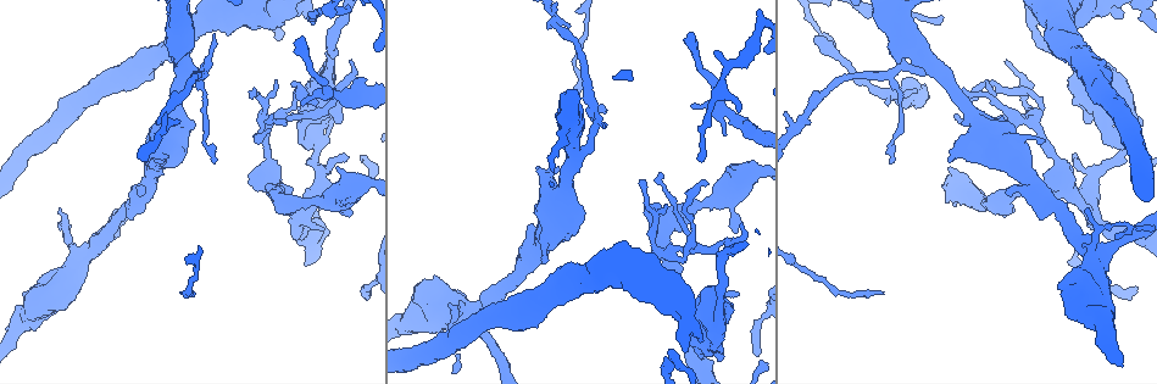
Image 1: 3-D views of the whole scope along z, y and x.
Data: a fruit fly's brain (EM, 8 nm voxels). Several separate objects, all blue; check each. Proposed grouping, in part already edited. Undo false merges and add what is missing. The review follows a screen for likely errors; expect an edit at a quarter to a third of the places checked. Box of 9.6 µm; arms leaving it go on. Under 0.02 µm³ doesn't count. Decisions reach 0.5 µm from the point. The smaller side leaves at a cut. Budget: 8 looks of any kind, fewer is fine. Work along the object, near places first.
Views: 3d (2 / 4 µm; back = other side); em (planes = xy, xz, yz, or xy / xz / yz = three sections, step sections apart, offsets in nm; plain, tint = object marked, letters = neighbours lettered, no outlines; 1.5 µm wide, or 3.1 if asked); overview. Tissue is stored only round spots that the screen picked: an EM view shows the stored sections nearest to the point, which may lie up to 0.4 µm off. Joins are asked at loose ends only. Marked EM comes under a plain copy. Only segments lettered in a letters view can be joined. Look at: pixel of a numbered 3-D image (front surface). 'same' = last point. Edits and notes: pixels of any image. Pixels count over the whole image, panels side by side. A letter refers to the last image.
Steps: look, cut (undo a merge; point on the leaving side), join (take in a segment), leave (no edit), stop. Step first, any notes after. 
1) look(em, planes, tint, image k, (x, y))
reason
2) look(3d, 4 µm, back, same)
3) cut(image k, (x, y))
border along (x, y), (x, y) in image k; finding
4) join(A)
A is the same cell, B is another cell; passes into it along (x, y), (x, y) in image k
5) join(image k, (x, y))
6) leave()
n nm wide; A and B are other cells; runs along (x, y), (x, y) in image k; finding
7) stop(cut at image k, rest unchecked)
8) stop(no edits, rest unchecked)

look(em, xy, step 8, tint, image 1, (61, 208))

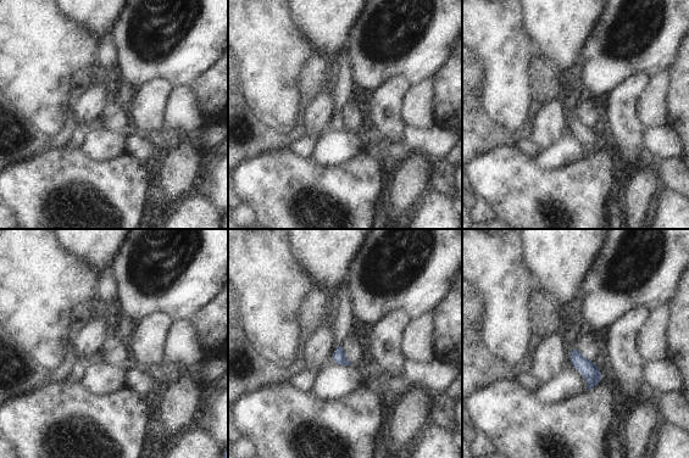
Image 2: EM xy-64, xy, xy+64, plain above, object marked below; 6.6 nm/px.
look(em, planes, letters, same)
cut it another way

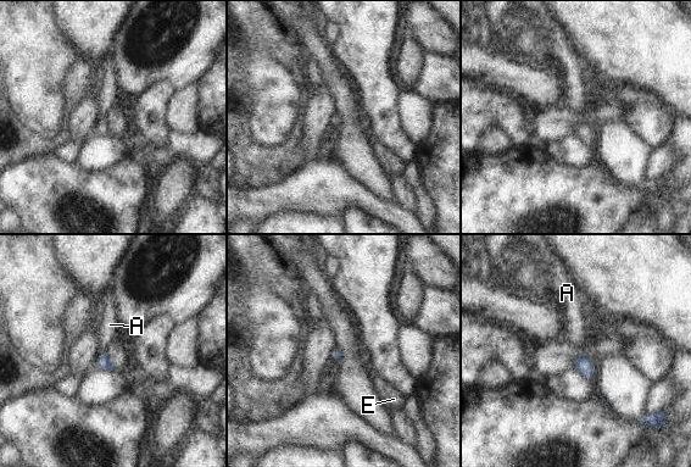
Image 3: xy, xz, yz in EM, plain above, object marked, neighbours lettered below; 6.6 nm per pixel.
join(A)
A is the same cell, E is another cell; passes into it along (104, 362), (105, 349), (110, 324) in image 3; it goes on there

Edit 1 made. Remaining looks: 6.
look(overview)

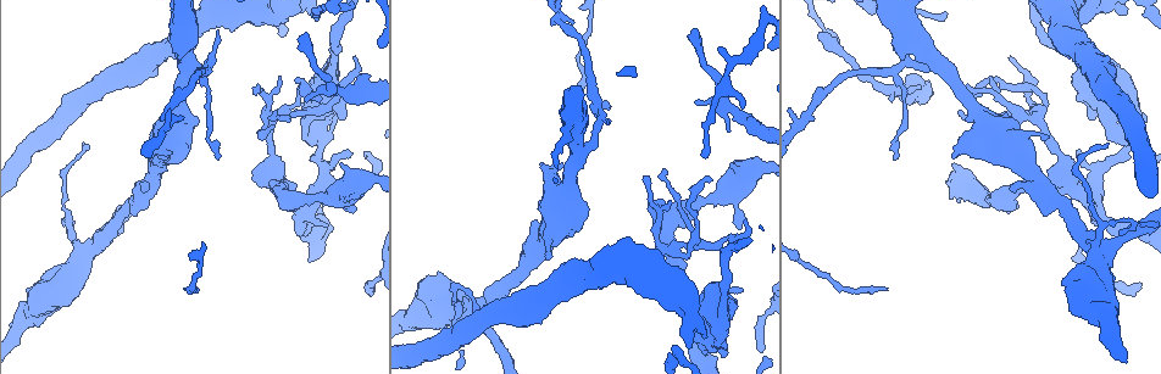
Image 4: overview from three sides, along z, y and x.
look(em, planes, letters, image 4, (609, 123))
an open end

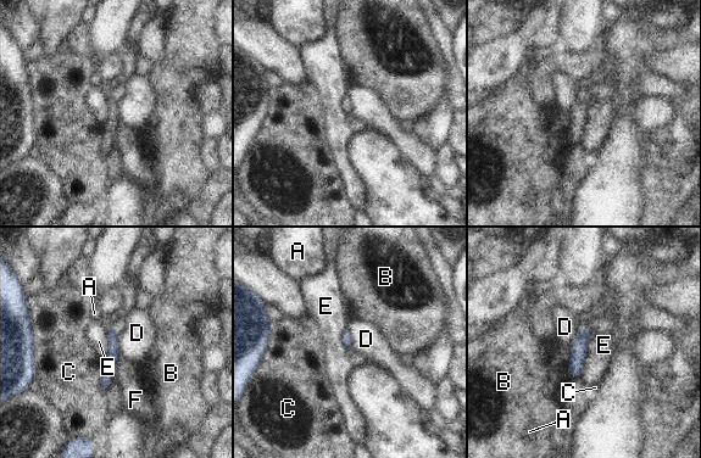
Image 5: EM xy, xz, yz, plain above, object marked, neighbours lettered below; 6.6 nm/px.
leave()
A, B, C, D, E and F are other cells; border along (112, 324), (120, 355) in image 5; no lettered segment goes on from it

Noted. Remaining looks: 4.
look(3d, 2 µm, image 4, (317, 128))
sudden change in width

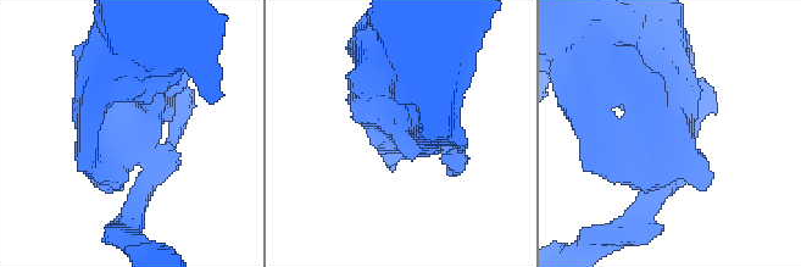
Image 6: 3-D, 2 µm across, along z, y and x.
look(em, yz, step 4, letters, image 6, (127, 141))

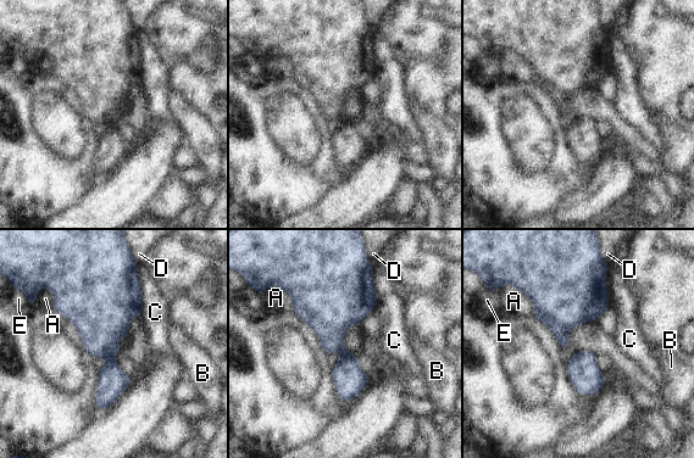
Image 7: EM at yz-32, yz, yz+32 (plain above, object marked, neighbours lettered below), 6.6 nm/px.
cut(image 7, (112, 381))
A, B, C, D and E are other cells; border along (114, 358), (107, 363) in image 7; a second neuron is stuck on

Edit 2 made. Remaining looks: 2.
stop(join at image 3, cut at image 7, rest unchecked)

